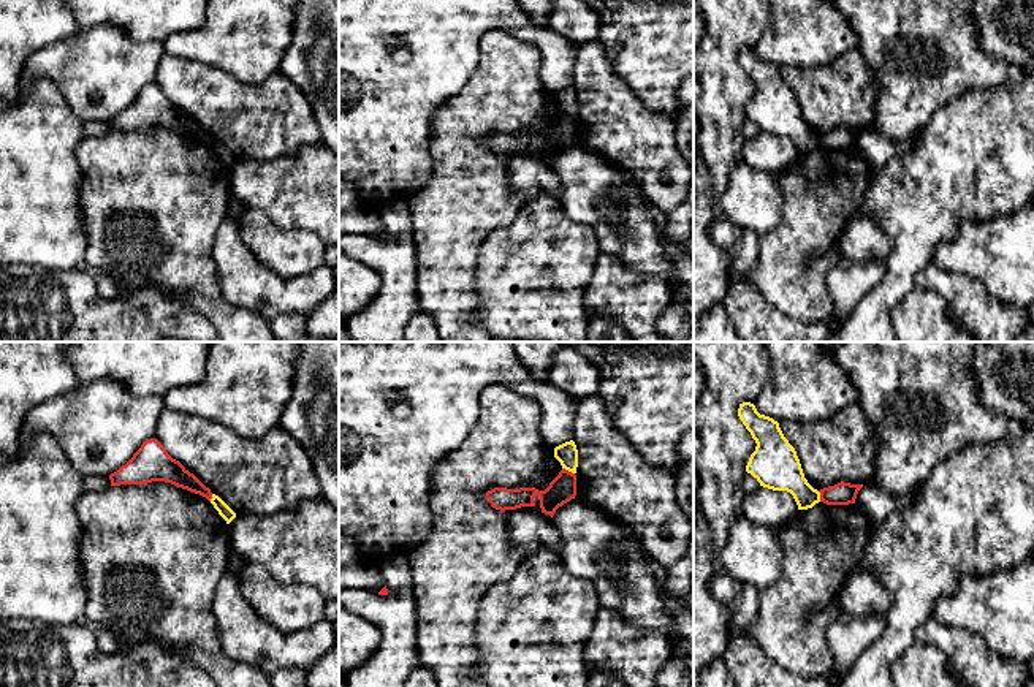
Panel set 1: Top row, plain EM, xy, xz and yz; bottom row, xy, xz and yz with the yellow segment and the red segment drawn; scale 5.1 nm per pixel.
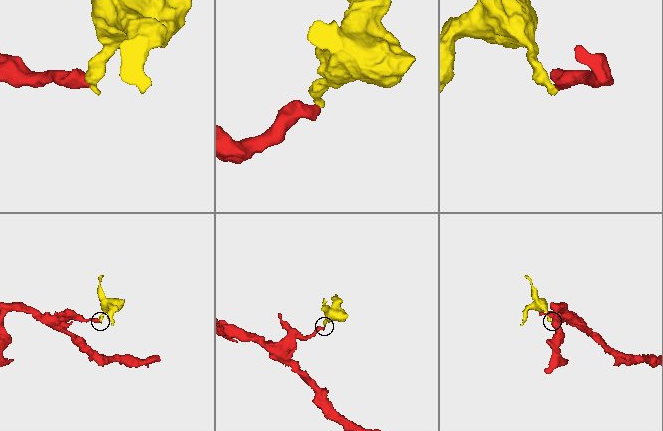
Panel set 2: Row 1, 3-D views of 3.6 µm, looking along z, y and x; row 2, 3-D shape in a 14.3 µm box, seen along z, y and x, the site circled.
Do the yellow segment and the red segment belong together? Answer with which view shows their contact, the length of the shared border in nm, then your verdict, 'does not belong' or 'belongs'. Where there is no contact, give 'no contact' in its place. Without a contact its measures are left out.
contact in xz; length 70 nm; does not belong

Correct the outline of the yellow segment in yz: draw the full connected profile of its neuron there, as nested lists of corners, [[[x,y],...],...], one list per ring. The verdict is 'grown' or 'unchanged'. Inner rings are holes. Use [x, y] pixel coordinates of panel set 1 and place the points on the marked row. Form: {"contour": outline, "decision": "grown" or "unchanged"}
{"contour": [[[751,402],[739,404],[738,416],[757,443],[746,472],[763,488],[790,492],[798,510],[819,503],[820,492],[804,478],[796,451],[784,437],[779,423],[760,415]]], "decision": "unchanged"}

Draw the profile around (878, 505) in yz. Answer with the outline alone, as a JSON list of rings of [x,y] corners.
[[[872,481],[863,484],[858,491],[855,505],[869,518],[876,527],[882,524],[890,514],[909,508],[920,495],[922,483],[917,484],[910,492],[893,497],[888,492],[877,488]]]

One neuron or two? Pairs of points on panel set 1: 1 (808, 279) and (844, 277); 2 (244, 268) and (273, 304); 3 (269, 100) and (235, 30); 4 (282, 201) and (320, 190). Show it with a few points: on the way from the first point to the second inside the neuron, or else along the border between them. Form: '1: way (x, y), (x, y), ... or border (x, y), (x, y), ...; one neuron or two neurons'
1: border (841, 254), (840, 260), (827, 273), (832, 315); two neurons
2: way (246, 277), (263, 295); one neuron
3: border (279, 70), (262, 81), (239, 81), (224, 72); two neurons
4: way (292, 192), (311, 190); one neuron

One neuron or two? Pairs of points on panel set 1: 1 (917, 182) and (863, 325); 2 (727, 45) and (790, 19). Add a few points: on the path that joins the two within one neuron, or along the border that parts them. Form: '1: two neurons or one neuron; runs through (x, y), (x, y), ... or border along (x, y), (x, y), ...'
1: one neuron; runs through (917, 217), (912, 249), (900, 280), (890, 290)
2: two neurons; border along (770, 16), (754, 49)

